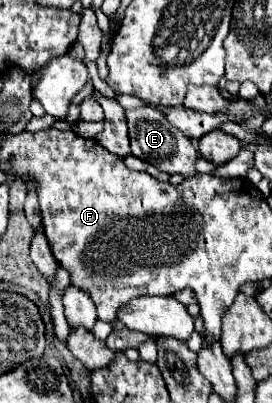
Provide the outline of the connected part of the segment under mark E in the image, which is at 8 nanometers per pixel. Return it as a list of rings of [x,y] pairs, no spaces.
[[[143,106],[135,110],[127,110],[125,114],[127,114],[127,124],[129,124],[129,140],[131,140],[133,156],[151,162],[153,166],[157,166],[159,170],[167,174],[179,174],[183,178],[197,176],[197,170],[195,170],[195,162],[199,156],[197,150],[193,150],[191,140],[185,134],[181,134],[181,130],[171,126],[161,112],[149,106]]]

